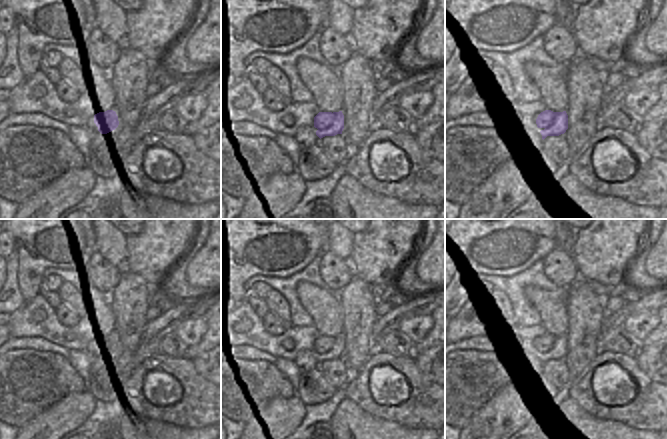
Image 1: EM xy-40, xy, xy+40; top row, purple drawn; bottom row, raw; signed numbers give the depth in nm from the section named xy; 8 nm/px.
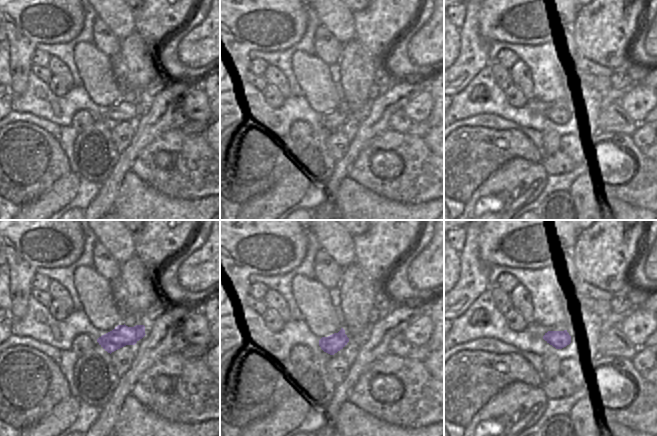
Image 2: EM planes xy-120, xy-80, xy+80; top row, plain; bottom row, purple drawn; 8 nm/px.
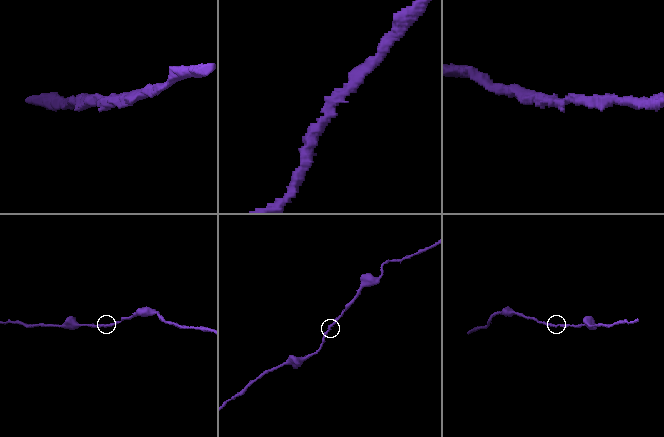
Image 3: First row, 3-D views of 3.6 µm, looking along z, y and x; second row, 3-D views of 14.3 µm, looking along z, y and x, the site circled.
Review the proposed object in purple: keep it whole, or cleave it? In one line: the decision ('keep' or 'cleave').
keep

